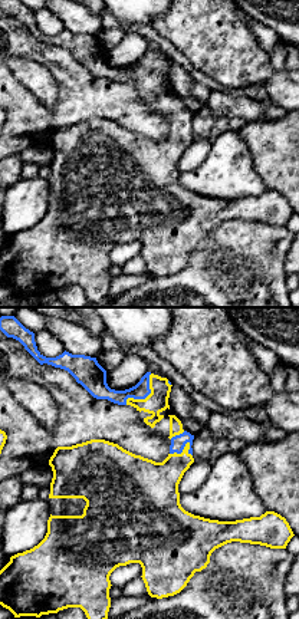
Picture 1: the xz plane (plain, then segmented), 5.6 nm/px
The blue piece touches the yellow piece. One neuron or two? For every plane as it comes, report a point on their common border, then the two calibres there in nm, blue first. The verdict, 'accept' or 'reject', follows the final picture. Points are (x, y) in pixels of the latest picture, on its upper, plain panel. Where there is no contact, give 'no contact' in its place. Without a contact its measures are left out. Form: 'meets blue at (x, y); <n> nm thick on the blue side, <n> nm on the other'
meets blue at (145, 75); 90 nm thick on the blue side, 120 nm on the other

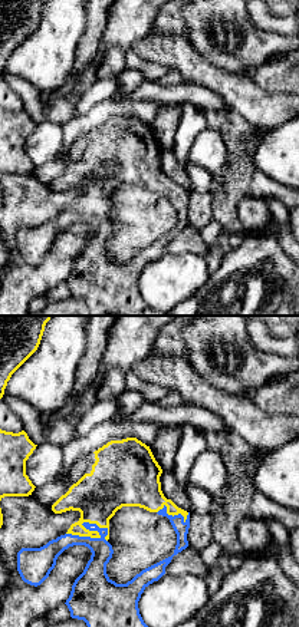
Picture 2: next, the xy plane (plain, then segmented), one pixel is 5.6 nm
meets blue at (95, 208); 130 nm thick on the blue side, 280 nm on the other

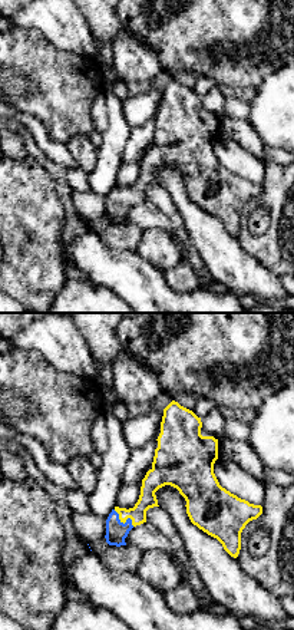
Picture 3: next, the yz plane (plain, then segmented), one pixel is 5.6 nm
meets blue at (122, 201); 120 nm thick on the blue side, 100 nm on the other

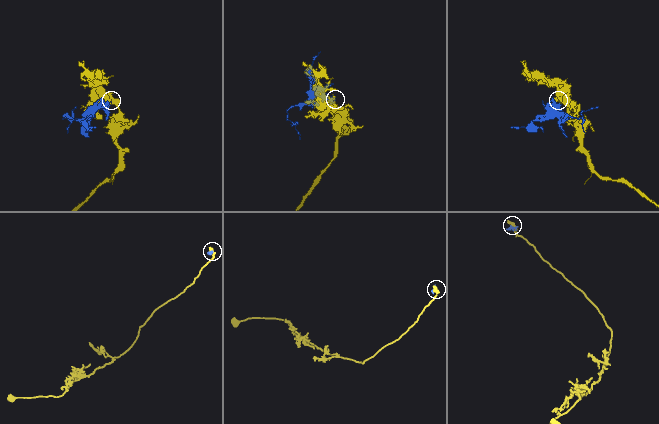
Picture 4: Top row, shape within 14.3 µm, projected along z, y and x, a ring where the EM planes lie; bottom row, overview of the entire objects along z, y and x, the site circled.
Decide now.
accept

